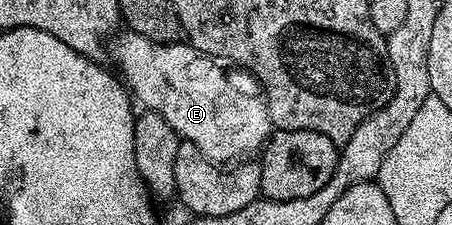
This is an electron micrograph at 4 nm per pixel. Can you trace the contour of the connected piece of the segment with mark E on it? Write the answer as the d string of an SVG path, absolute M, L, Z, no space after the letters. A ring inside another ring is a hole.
M124 33L116 35L117 43L113 46L113 58L121 69L124 85L144 109L159 112L181 141L195 144L203 156L218 164L226 164L232 158L248 159L269 141L268 106L260 97L252 98L236 90L208 54L200 54L181 40L158 44L147 40L147 36Z

